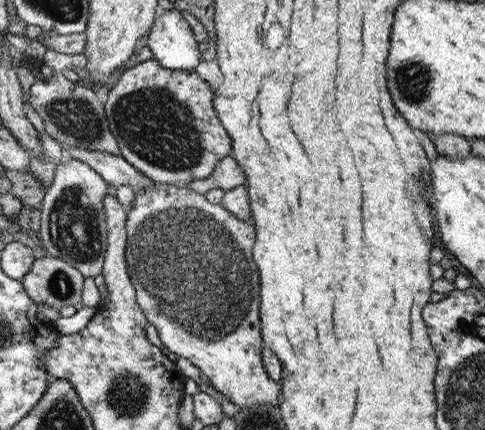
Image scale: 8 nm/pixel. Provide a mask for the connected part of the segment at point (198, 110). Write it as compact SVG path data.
M154 58L137 63L137 65L132 66L130 70L122 71L118 75L116 84L109 88L108 100L106 101L104 108L110 130L112 130L112 135L115 137L118 149L120 150L119 155L121 155L135 170L138 170L143 176L150 178L154 182L182 185L188 184L188 182L206 179L214 173L220 160L223 160L232 153L233 145L231 137L228 135L228 131L222 126L218 115L214 110L214 91L196 74L195 70L184 71L167 69L160 66L160 63Z

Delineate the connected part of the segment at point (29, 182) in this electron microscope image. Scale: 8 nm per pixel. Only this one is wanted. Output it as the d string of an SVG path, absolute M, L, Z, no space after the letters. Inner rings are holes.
M3 170L3 176L12 182L12 195L22 207L36 210L41 209L41 204L45 198L46 186L36 180L31 172L18 172L18 170Z

